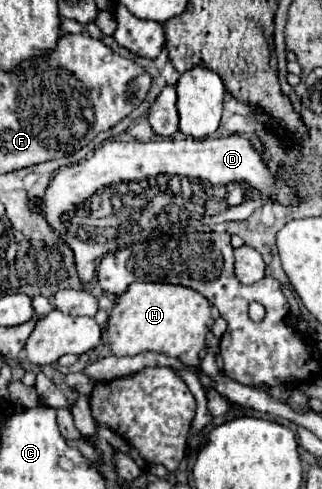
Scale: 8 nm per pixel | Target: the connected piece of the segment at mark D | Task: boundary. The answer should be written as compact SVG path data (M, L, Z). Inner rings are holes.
M229 135L229 137L205 137L205 139L163 139L163 141L105 141L91 159L81 161L79 165L73 167L63 167L57 171L55 179L45 191L43 203L45 203L45 215L49 225L61 235L61 239L75 251L75 263L79 271L79 281L87 285L95 277L95 261L103 257L109 251L117 251L121 247L121 241L105 241L105 243L93 243L93 241L81 241L77 235L71 231L71 215L75 213L75 207L83 207L95 195L95 191L109 187L111 183L129 183L129 181L141 181L151 175L169 175L177 173L189 179L203 179L211 185L225 185L225 183L245 183L247 189L255 191L255 197L243 199L241 205L225 209L215 215L215 223L223 221L243 221L247 219L257 207L261 207L267 199L277 199L283 205L297 205L297 195L285 187L275 175L269 173L269 167L259 159L257 151L253 145L239 137L239 135Z

